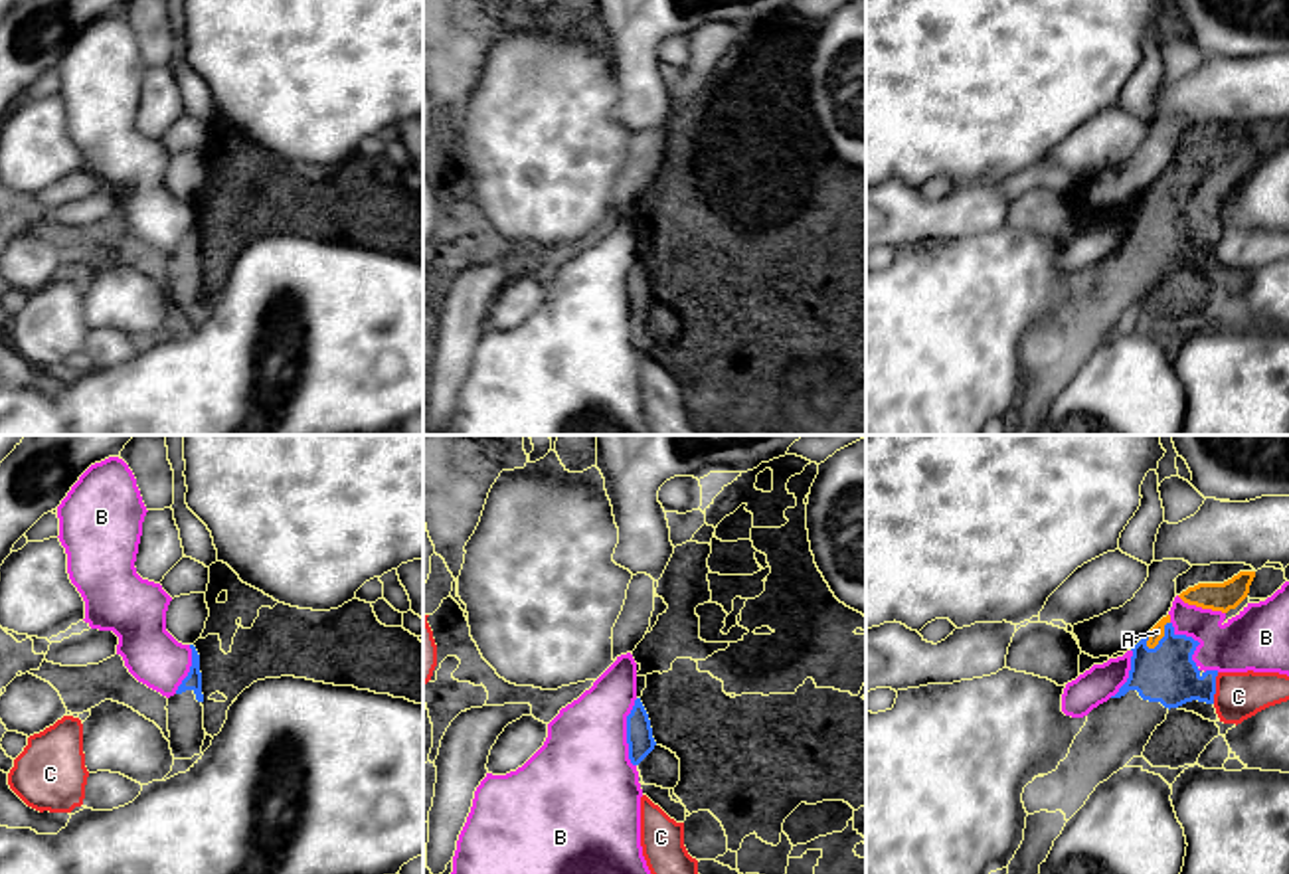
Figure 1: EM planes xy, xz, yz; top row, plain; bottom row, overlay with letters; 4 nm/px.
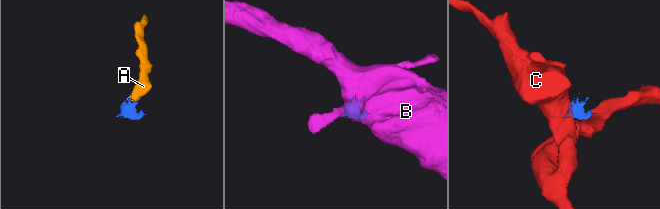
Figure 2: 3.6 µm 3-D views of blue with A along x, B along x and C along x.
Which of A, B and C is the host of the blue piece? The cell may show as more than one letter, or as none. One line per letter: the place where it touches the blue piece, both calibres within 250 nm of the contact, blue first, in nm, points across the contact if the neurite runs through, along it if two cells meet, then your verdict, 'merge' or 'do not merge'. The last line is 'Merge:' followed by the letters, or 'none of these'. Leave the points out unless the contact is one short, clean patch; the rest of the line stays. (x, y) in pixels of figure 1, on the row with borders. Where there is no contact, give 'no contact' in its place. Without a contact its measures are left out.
A: meets blue in yz at (1163, 637); 240 nm thick on the blue side, 60 nm on the other; runs through yz (1167, 673), (1163, 669), (1163, 637), (1157, 631); merge
B: meets blue in xz at (627, 732); 110 nm thick on the blue side, 400 nm on the other; do not merge
C: meets blue in yz at (1214, 689); 240 nm thick on the blue side, 190 nm on the other; border along yz (1218, 673), (1212, 702); do not merge
Merge: A

